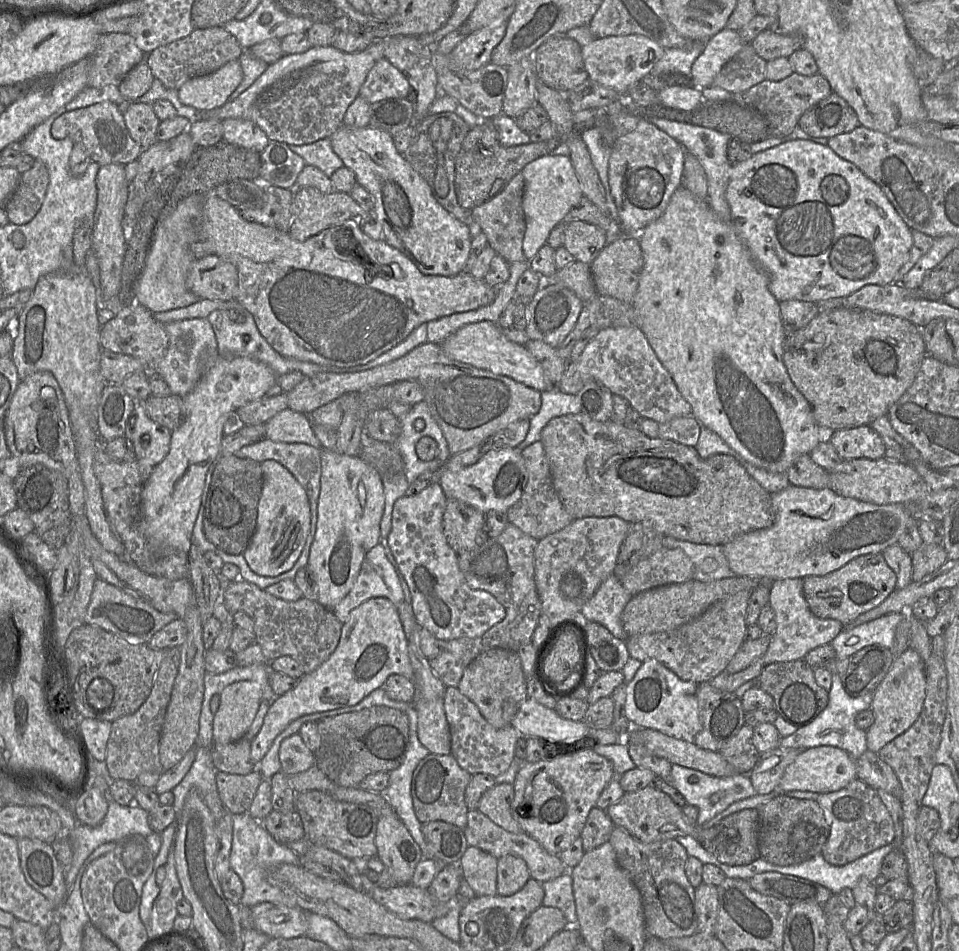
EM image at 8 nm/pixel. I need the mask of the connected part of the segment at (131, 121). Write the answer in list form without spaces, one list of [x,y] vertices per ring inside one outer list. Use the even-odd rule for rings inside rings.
[[[134,102],[124,114],[126,126],[132,138],[143,148],[150,148],[156,143],[156,133],[160,120],[152,105]]]

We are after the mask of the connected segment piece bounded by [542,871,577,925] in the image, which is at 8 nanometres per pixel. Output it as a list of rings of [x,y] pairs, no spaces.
[[[566,871],[553,880],[545,881],[542,887],[545,892],[543,905],[560,909],[567,920],[567,925],[576,924],[577,914],[571,873]]]

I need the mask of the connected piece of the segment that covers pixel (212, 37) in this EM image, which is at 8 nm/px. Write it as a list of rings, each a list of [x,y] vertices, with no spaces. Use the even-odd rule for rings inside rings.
[[[216,26],[207,29],[195,29],[188,36],[159,46],[149,54],[145,54],[145,62],[152,74],[162,84],[173,90],[178,90],[191,78],[210,74],[232,60],[239,60],[243,48],[236,38],[224,27]]]

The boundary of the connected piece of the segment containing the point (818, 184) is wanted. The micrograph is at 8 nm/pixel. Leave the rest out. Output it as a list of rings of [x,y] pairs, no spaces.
[[[796,139],[784,142],[754,154],[745,161],[733,164],[726,199],[731,210],[732,227],[756,264],[767,275],[769,290],[778,302],[799,300],[818,303],[828,299],[847,297],[866,285],[887,286],[893,283],[912,246],[911,229],[899,216],[880,186],[867,177],[855,164],[838,156],[828,145],[810,140]]]

